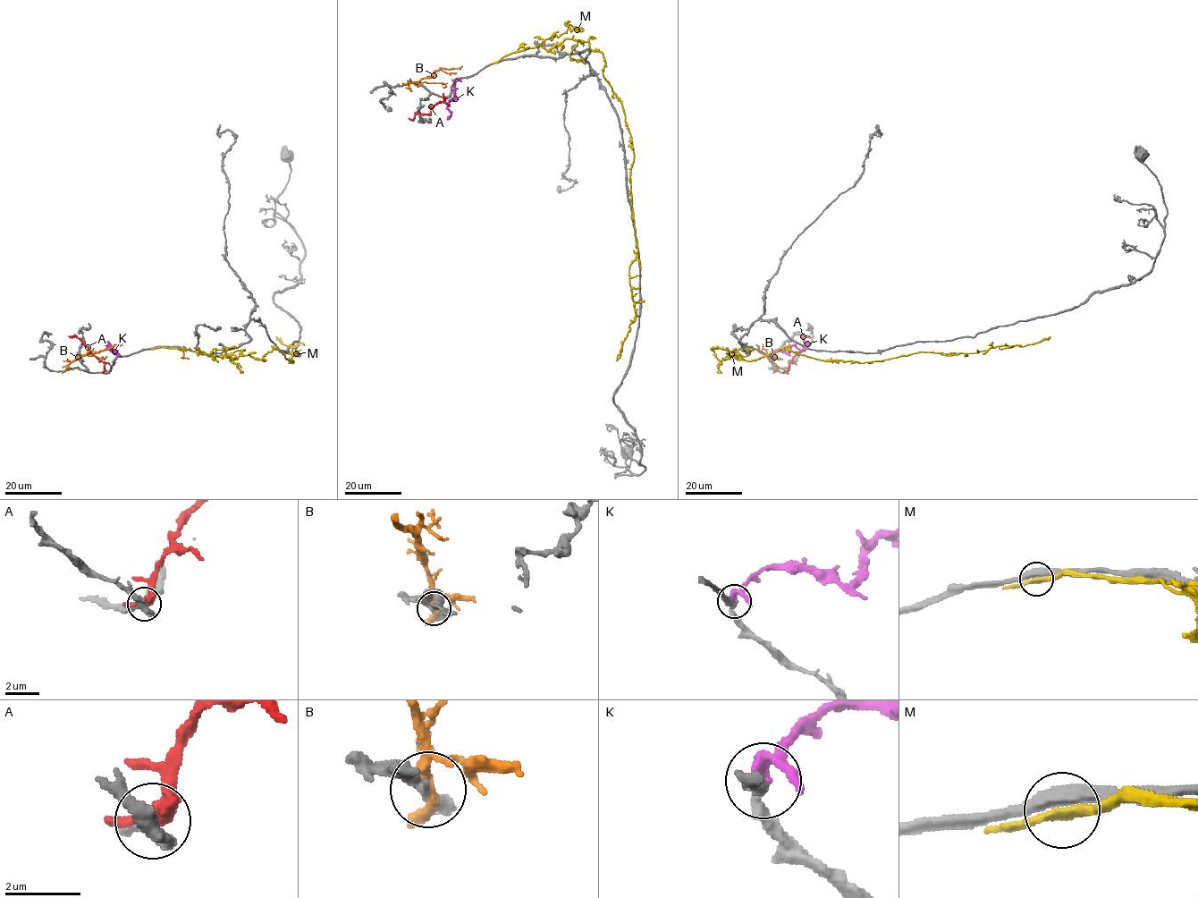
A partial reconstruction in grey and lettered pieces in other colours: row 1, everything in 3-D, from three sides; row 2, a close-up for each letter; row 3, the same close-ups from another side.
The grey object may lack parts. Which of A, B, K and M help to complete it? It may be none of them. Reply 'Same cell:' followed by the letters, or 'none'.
Same cell: K

